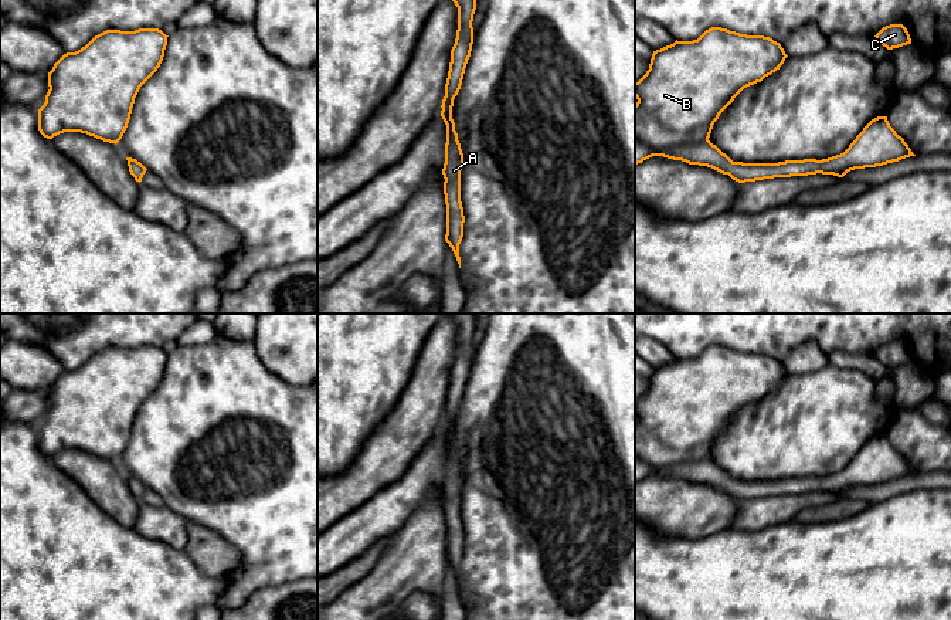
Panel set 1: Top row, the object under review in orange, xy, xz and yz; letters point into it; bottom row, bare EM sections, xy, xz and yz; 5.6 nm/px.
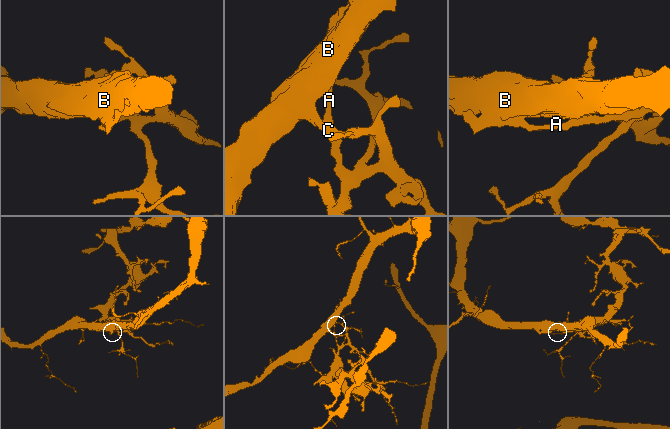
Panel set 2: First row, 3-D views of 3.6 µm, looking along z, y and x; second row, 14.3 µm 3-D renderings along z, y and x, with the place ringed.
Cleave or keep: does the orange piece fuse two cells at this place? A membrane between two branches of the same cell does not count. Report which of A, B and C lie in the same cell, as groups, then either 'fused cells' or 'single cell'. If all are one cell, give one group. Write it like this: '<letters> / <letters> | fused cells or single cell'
A / B C | fused cells

